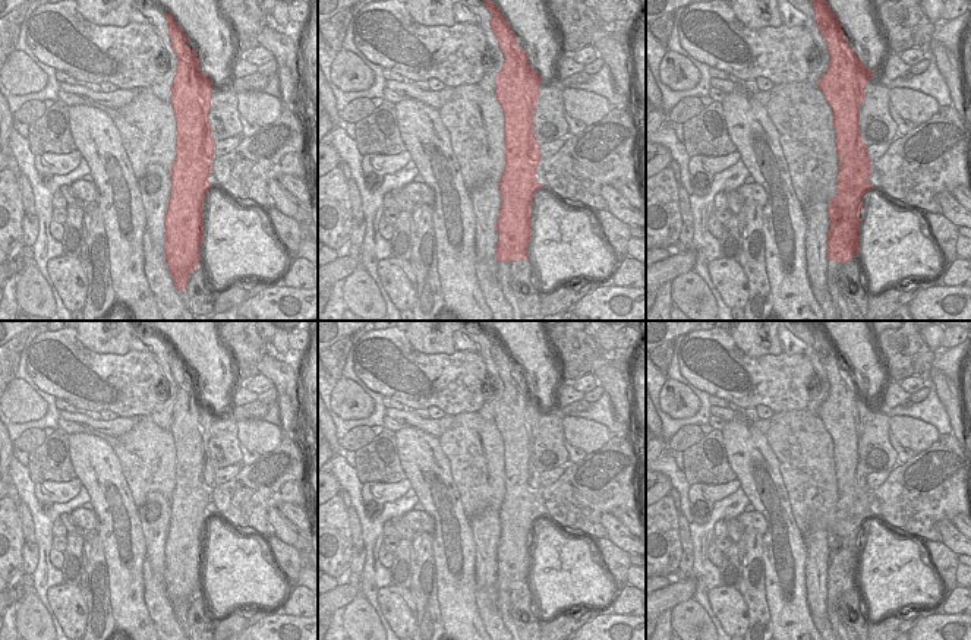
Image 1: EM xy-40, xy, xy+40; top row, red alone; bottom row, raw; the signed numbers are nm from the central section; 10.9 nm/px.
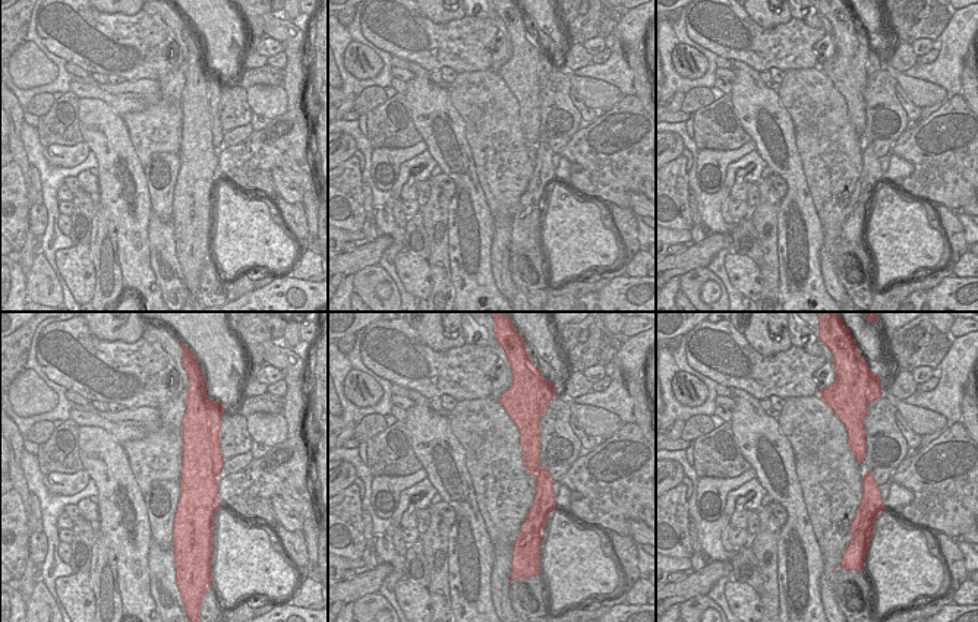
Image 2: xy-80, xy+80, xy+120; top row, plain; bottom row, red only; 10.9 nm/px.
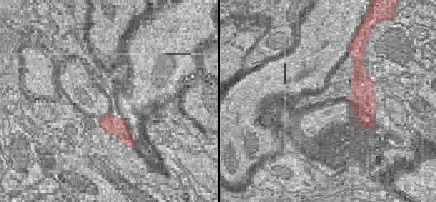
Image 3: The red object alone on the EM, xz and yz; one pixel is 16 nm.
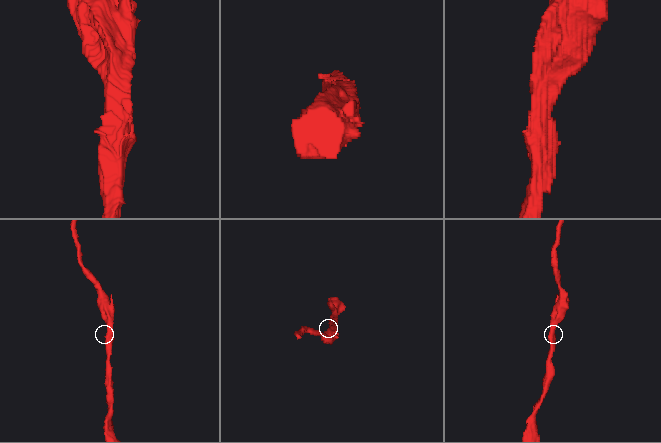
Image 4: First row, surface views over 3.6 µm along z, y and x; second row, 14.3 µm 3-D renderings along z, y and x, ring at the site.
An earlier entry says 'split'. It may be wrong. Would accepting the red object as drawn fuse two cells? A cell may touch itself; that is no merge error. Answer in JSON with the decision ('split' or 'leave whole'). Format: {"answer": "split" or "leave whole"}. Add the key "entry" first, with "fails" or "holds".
{"entry": "fails", "answer": "leave whole"}

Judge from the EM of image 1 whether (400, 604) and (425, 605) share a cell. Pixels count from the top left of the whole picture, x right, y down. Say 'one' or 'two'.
two

